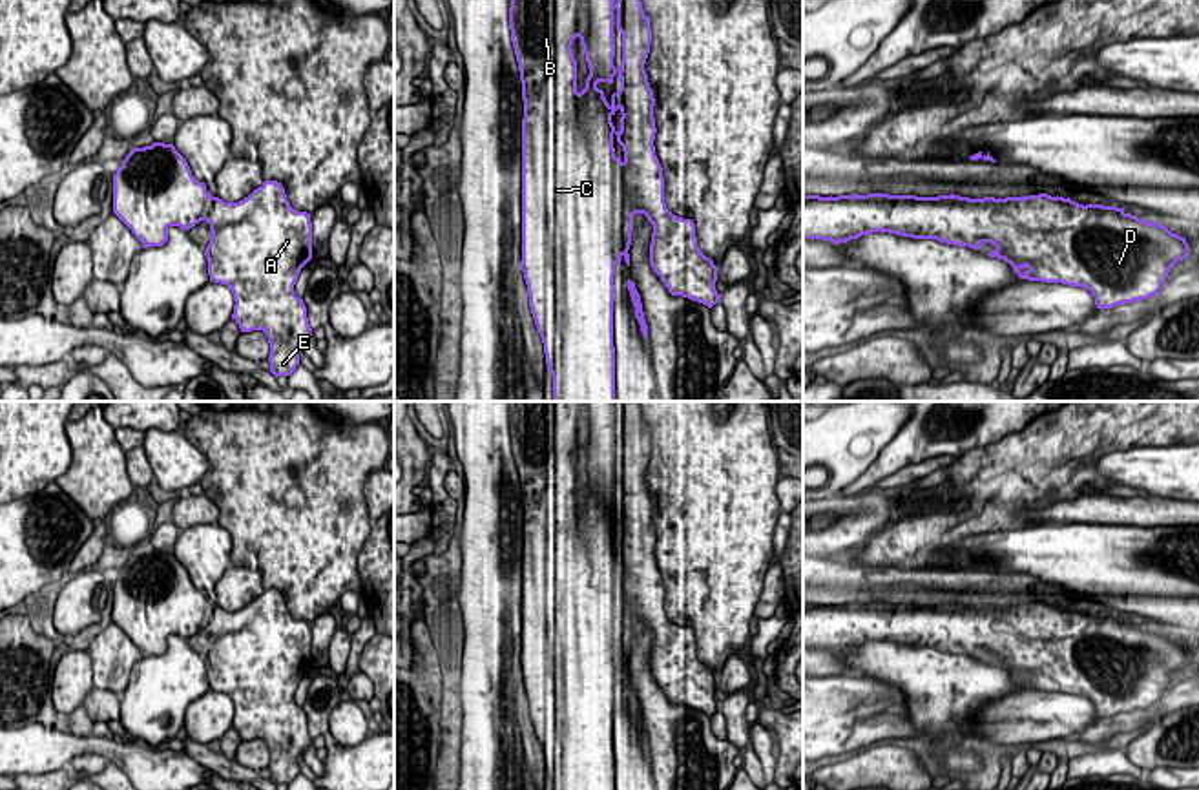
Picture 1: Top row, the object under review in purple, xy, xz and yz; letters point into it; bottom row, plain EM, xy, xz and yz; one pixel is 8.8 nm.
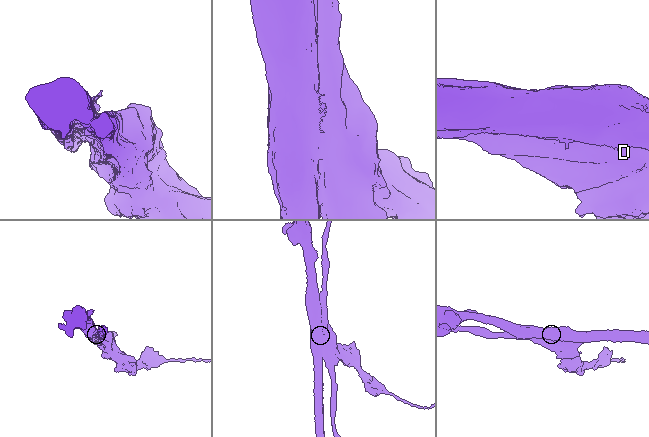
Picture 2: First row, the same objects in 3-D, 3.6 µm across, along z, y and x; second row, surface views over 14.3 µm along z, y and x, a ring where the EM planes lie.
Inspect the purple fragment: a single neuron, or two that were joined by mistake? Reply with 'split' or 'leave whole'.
split

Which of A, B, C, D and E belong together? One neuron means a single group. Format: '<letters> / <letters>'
A D E / B C

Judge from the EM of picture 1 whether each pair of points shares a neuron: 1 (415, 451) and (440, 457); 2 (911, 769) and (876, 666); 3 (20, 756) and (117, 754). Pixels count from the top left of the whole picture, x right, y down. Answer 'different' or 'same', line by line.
1: different
2: different
3: same

